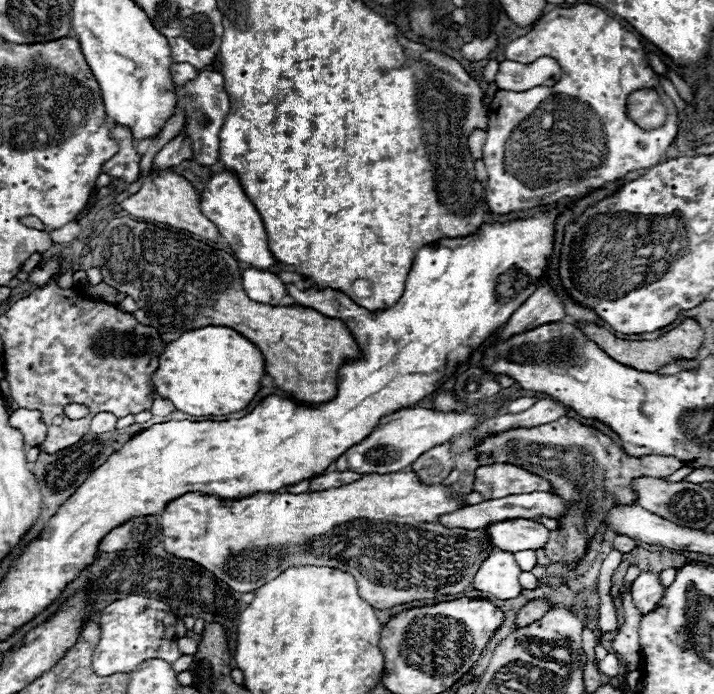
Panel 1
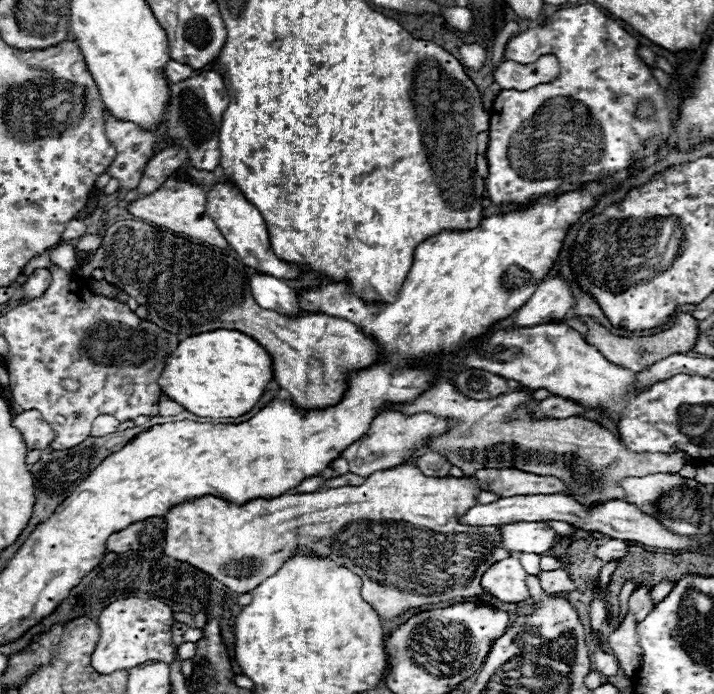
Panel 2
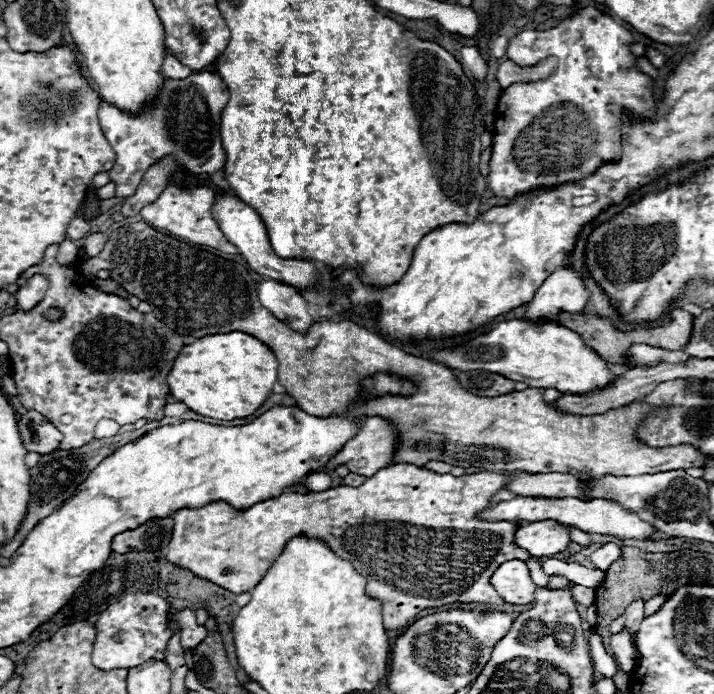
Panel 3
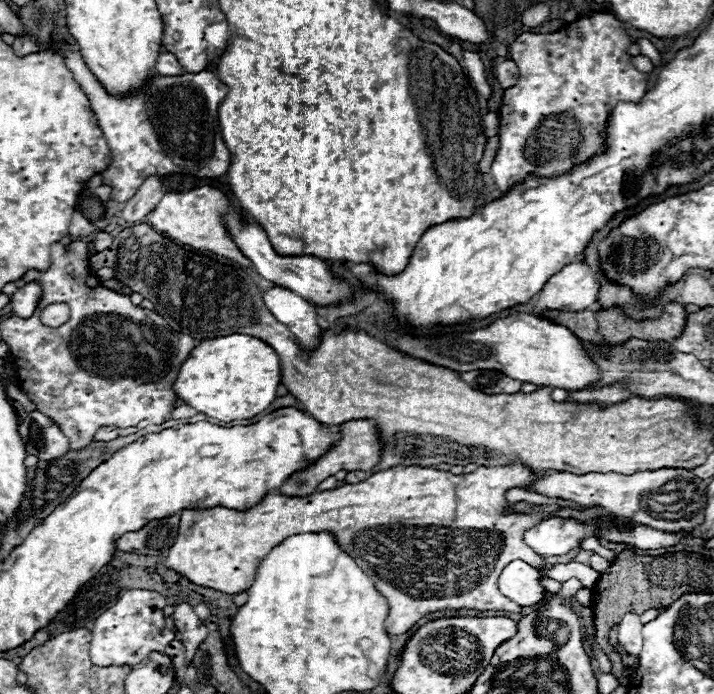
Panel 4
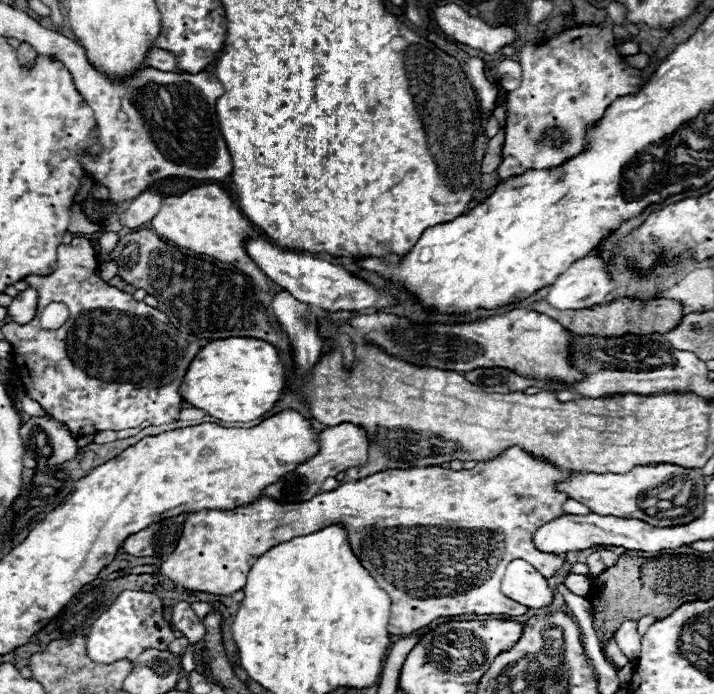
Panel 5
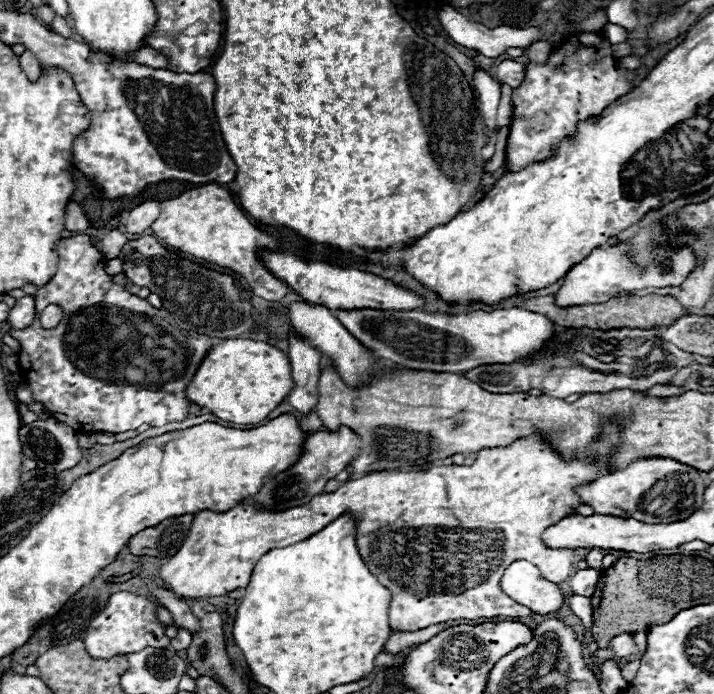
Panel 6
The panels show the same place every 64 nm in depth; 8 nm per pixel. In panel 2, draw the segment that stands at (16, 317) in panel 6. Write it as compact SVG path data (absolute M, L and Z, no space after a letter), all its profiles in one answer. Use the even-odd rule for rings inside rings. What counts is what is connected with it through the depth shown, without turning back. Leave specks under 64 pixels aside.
M36 270L34 274L28 276L28 280L24 284L24 300L32 300L32 298L42 296L48 286L50 286L50 272L48 270Z

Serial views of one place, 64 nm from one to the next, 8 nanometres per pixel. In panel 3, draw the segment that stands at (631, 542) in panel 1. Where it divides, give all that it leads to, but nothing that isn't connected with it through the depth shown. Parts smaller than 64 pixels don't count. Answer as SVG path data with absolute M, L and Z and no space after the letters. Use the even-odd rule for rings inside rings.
M606 544L606 546L598 548L598 550L590 556L590 562L592 562L598 570L606 572L608 566L610 566L614 560L618 560L618 558L620 558L620 548L618 548L616 544Z

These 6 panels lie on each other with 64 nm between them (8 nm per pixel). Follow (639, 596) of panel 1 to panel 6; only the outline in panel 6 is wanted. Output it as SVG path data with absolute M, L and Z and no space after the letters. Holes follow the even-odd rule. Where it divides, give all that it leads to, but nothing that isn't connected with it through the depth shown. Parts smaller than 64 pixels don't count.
M620 634L620 636L612 638L612 640L610 640L610 648L614 650L614 658L610 658L610 660L612 660L618 668L622 668L624 664L632 662L632 660L636 658L636 652L638 652L634 638L628 636L628 634Z

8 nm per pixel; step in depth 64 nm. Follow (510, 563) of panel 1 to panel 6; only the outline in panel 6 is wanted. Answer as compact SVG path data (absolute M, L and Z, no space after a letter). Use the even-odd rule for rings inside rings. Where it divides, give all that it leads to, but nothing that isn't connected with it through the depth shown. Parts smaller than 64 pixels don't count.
M516 560L506 568L502 590L540 616L556 614L566 598L566 592L558 584L546 580L540 570L526 560Z

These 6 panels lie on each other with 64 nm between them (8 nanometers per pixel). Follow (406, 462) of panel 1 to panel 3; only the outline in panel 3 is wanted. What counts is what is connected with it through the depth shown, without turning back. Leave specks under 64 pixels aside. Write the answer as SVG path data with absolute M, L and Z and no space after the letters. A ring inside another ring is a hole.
M362 418L358 422L358 434L350 438L322 468L322 472L336 470L344 464L350 472L372 476L380 468L388 466L396 448L396 436L390 422L382 418Z

